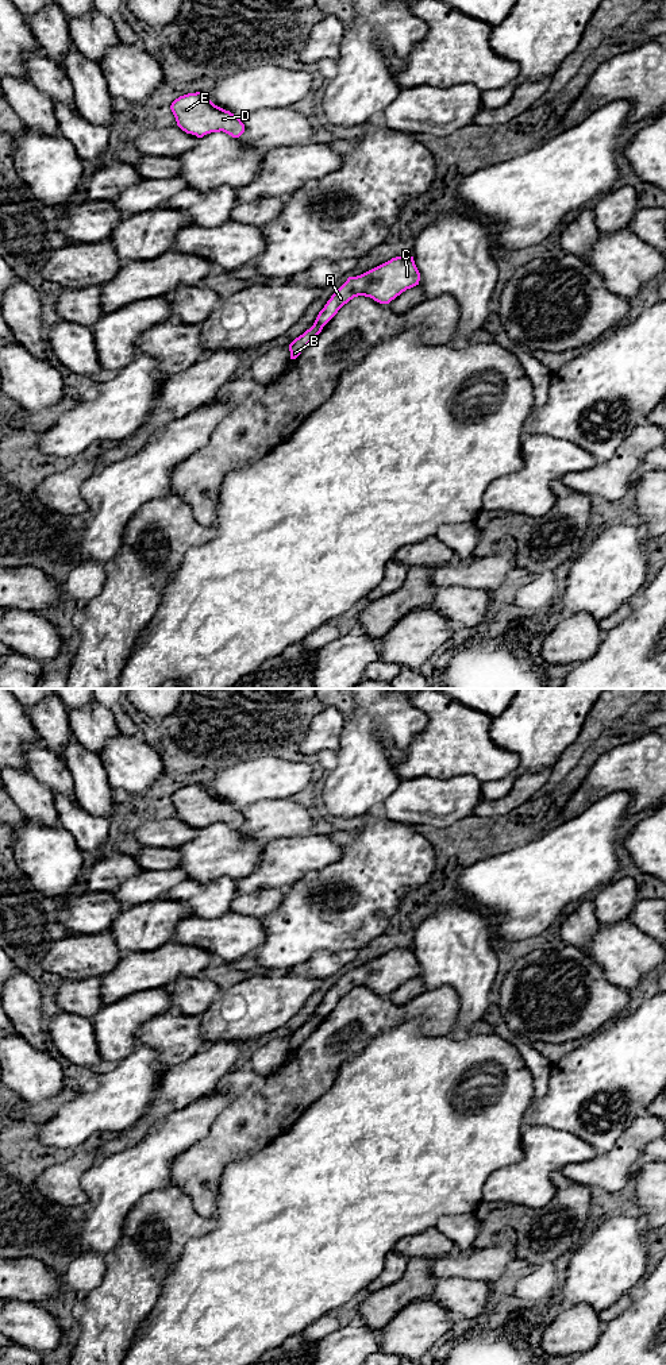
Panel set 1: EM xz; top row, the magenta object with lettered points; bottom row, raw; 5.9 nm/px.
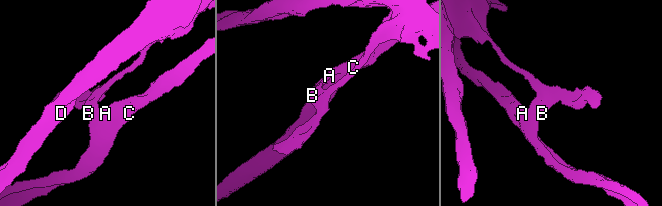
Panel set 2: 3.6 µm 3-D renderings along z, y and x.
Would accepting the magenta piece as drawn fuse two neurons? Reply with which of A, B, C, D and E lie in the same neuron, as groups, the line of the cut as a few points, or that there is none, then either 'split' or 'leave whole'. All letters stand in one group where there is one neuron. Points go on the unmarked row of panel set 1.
A C / B D E; cut in xz along (314, 1014), (322, 1018); split

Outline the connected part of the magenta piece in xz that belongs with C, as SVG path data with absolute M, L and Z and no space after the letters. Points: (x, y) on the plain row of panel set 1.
M396 948L347 972L331 987L313 1015L324 1018L338 1002L358 987L389 995L407 980L419 976L420 964L413 948Z

